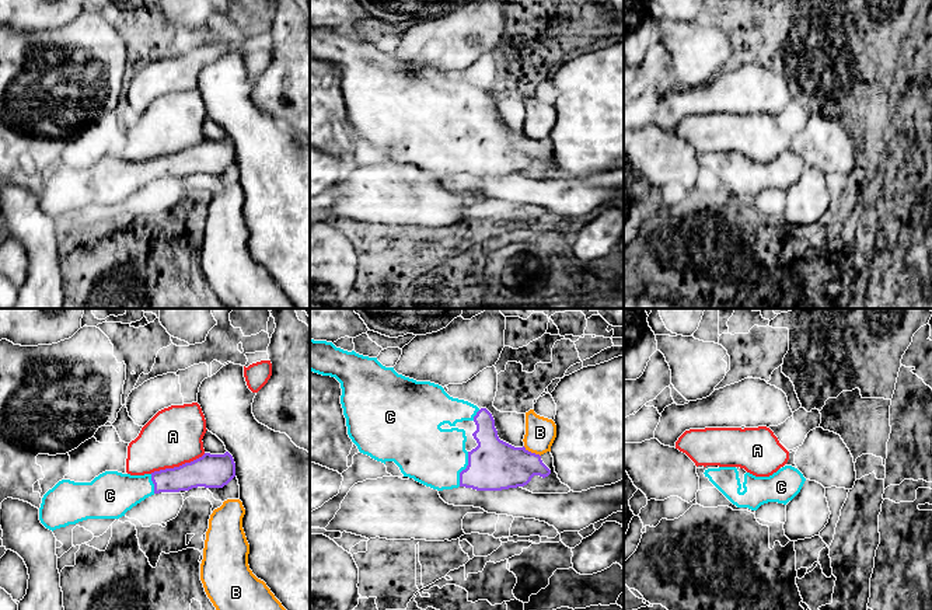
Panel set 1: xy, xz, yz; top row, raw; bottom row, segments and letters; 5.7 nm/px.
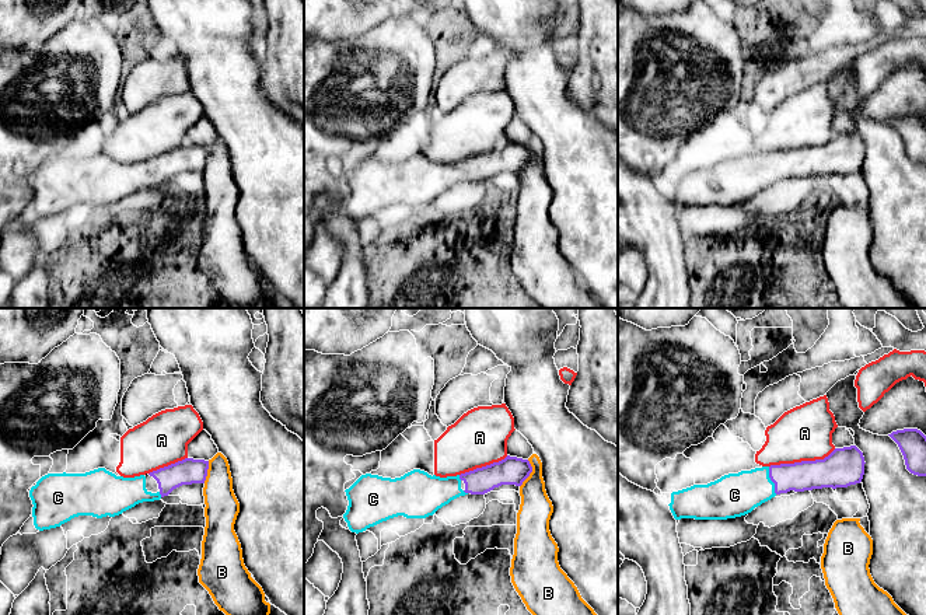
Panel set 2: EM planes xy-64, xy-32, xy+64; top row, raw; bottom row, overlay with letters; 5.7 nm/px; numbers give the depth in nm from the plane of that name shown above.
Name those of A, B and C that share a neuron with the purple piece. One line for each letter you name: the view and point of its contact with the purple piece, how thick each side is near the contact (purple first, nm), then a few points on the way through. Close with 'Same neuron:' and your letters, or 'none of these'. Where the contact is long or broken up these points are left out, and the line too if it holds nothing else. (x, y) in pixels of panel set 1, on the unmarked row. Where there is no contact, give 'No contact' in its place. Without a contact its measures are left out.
C: Touches purple at xz (466, 154). Thickness 300 nm (purple) against 340 nm
Same neuron: C

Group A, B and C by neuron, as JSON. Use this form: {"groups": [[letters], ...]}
{"groups": [["A"], ["B"], ["C"]]}

